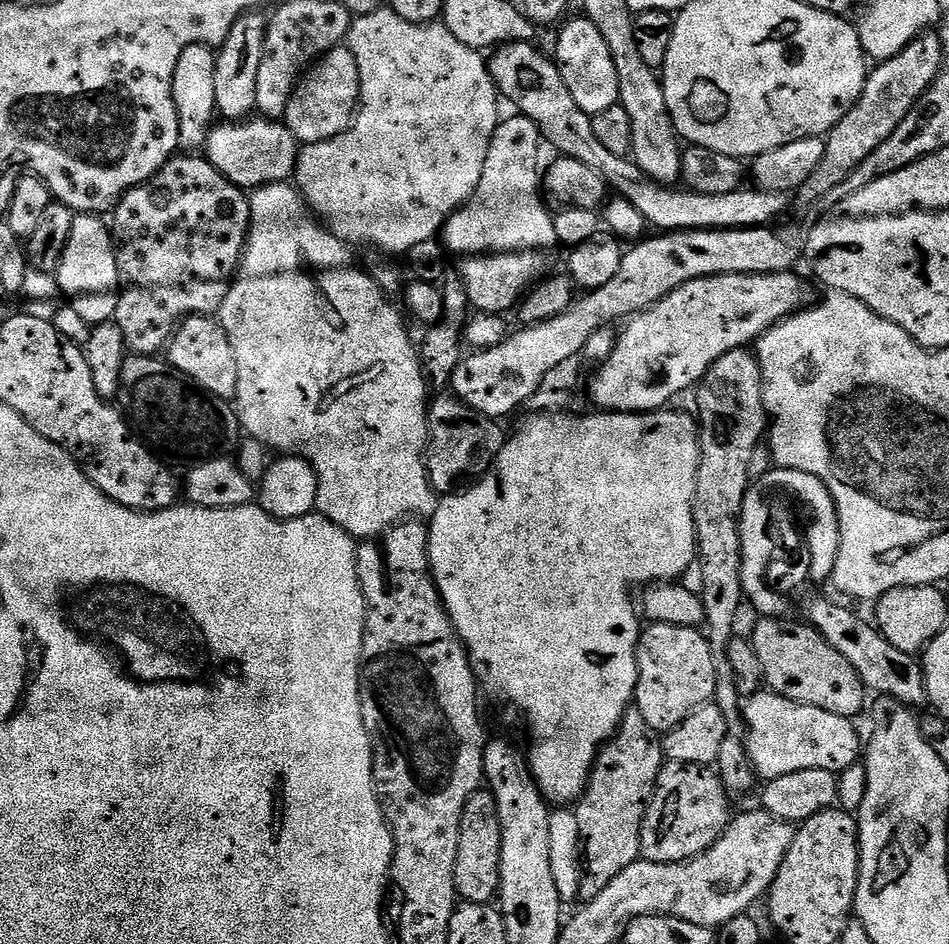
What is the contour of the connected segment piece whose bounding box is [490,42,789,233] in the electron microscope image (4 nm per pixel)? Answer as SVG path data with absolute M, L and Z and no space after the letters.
M532 42L509 43L495 49L496 57L491 57L490 67L499 95L507 103L509 100L519 115L533 120L541 137L547 143L549 140L560 156L569 156L590 166L590 170L598 170L605 185L611 191L613 188L617 197L635 206L653 229L672 233L689 229L763 228L775 225L775 220L787 210L789 197L785 193L762 192L755 186L741 186L730 194L702 194L691 190L676 192L680 190L651 180L635 160L610 154L610 150L594 138L592 117L578 110L578 102L570 98L570 90L566 90L566 82L562 82L555 59L548 57L547 60L535 46Z

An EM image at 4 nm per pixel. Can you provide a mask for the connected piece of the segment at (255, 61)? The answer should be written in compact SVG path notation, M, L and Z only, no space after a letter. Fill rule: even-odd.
M245 14L233 26L224 44L216 52L214 70L214 98L217 113L225 121L243 122L256 112L256 91L258 90L258 66L264 53L264 39L268 34L269 21L260 14Z

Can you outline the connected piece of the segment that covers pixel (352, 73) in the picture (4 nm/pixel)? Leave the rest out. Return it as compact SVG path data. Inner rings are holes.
M341 46L320 57L300 77L300 82L290 98L290 106L286 106L283 123L288 125L288 129L301 145L333 140L352 125L359 99L358 62L354 62L354 54L347 46Z

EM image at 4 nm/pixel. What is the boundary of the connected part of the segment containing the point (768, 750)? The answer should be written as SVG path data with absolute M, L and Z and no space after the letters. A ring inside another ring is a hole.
M761 690L747 697L742 708L742 723L746 729L748 757L757 777L767 782L782 778L782 774L794 774L798 770L830 770L834 773L845 772L858 763L862 756L862 736L853 721L846 716L830 714L830 710L818 710L818 706L806 706L790 698L782 698L777 692Z

